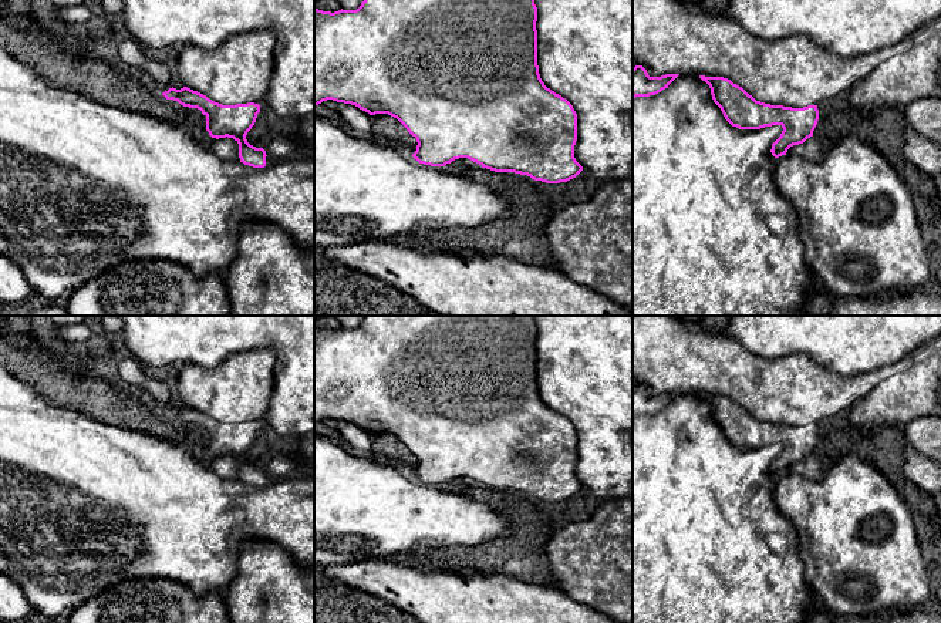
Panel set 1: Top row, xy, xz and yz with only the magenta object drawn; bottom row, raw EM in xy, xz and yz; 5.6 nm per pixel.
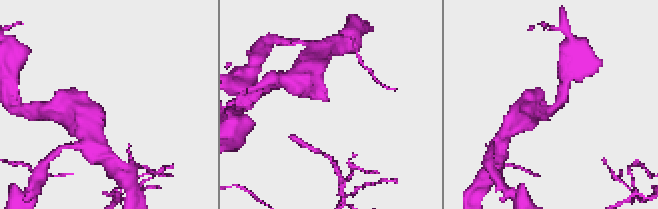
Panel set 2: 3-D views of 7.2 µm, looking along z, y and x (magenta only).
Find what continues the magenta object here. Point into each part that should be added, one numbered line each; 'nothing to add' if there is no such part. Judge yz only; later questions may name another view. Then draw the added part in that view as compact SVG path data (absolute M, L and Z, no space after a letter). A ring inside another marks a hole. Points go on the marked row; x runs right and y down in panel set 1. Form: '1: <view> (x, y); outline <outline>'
nothing to add

